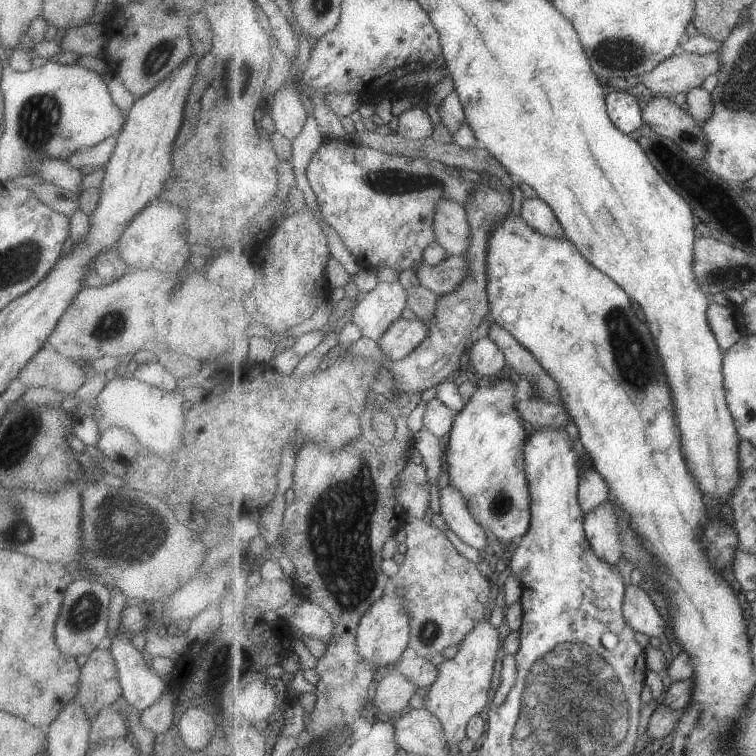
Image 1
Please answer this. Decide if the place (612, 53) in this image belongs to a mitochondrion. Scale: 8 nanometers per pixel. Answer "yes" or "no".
yes

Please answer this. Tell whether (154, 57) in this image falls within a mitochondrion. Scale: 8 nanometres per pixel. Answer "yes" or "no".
yes

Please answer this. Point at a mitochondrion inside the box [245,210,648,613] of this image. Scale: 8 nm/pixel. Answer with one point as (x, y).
(501, 505)

